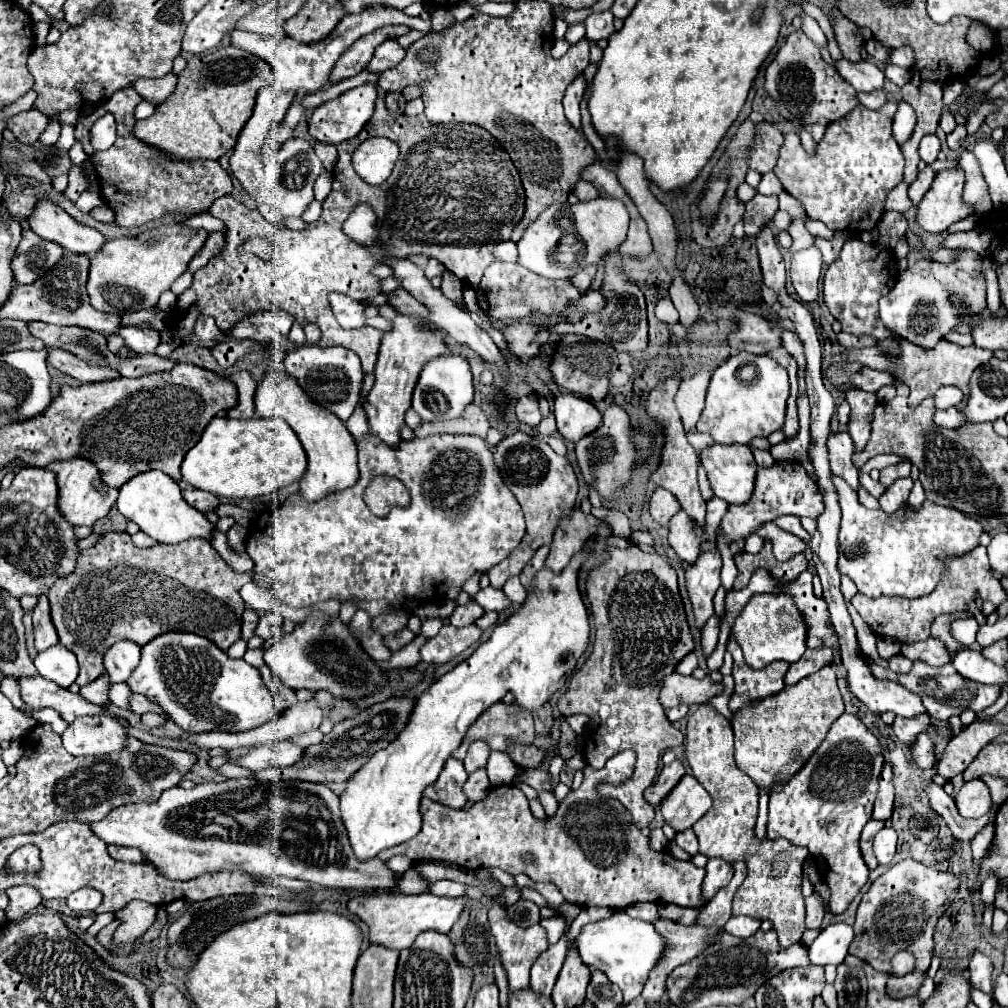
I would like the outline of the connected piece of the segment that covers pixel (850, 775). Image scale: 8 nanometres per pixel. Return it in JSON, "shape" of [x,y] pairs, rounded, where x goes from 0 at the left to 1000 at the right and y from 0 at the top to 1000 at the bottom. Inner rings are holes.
{"shape":[[[838,706],[826,716],[820,732],[799,756],[799,760],[791,768],[787,768],[787,772],[781,772],[779,776],[773,776],[771,780],[767,780],[767,786],[765,786],[761,831],[767,831],[767,833],[781,831],[785,837],[799,839],[805,845],[813,867],[824,881],[822,903],[826,907],[838,905],[844,893],[862,873],[862,861],[858,859],[852,845],[852,827],[856,819],[864,813],[864,804],[866,804],[866,796],[872,782],[870,774],[872,774],[874,762],[876,762],[874,736],[860,724],[860,720],[850,710]]]}

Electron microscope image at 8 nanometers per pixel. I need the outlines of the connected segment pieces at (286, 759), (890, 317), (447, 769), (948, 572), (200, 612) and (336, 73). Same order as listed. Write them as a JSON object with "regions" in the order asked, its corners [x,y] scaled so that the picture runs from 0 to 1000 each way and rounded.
{"regions":[[[[271,736],[267,740],[251,742],[245,750],[239,750],[239,752],[233,752],[233,754],[229,754],[225,750],[211,752],[209,760],[217,762],[223,756],[231,756],[231,758],[237,758],[241,762],[247,762],[247,764],[255,766],[255,764],[273,762],[273,760],[291,760],[293,756],[297,756],[301,746],[303,746],[301,742],[297,742],[297,740],[289,738],[289,736]]],[[[949,246],[949,256],[945,260],[910,258],[892,272],[888,286],[872,298],[872,313],[876,321],[916,347],[926,347],[934,335],[951,323],[953,312],[967,313],[979,306],[973,264],[975,256],[961,246]]],[[[445,752],[434,772],[432,778],[424,780],[420,790],[438,796],[447,802],[459,802],[463,798],[463,792],[459,788],[459,778],[463,774],[463,766],[459,762],[459,756],[453,752]]],[[[977,542],[965,544],[957,554],[941,554],[938,558],[938,573],[934,579],[930,579],[930,585],[926,585],[920,591],[900,595],[900,593],[890,593],[890,591],[874,591],[874,593],[860,593],[856,589],[848,589],[844,599],[848,601],[850,607],[856,607],[856,615],[862,619],[862,623],[872,629],[880,631],[886,635],[892,635],[894,639],[906,639],[922,633],[922,623],[928,611],[938,609],[938,607],[959,607],[959,599],[973,593],[973,595],[983,595],[987,601],[999,595],[997,585],[993,583],[991,575],[985,573],[983,562],[979,556],[979,546]]],[[[104,528],[98,532],[94,542],[78,550],[76,565],[72,565],[72,569],[57,573],[47,587],[47,593],[59,637],[78,655],[80,667],[76,671],[76,679],[84,681],[102,669],[102,647],[122,633],[142,641],[162,627],[191,627],[211,635],[221,647],[225,647],[225,643],[239,633],[239,609],[243,599],[237,591],[237,583],[249,573],[249,567],[233,569],[215,546],[199,534],[189,534],[178,540],[136,544],[126,528]]],[[[380,26],[364,36],[358,36],[350,46],[346,46],[346,50],[342,50],[342,54],[336,58],[334,65],[330,65],[330,81],[328,83],[338,81],[338,79],[362,69],[366,60],[370,58],[372,48],[378,42],[382,42],[386,38],[394,38],[394,36],[404,34],[404,32],[406,32],[404,26]]]]}

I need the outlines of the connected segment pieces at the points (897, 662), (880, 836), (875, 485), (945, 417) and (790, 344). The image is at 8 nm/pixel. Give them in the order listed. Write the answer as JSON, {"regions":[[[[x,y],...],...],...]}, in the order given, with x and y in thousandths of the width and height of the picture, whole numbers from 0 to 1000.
{"regions":[[[[888,649],[882,653],[882,663],[886,667],[902,667],[904,661],[906,661],[906,657],[902,653],[898,653],[896,649]]],[[[884,819],[874,821],[866,833],[866,843],[872,857],[880,859],[886,853],[888,843],[890,843],[890,825]]],[[[856,470],[854,472],[854,480],[862,486],[862,490],[864,492],[868,492],[868,494],[872,494],[880,484],[878,482],[874,482],[874,478],[870,478],[870,476],[866,476],[862,470]]],[[[945,403],[939,407],[930,407],[926,413],[926,419],[934,425],[951,425],[957,421],[957,415],[953,411],[953,403]]],[[[777,327],[777,345],[787,351],[787,355],[791,357],[793,361],[793,389],[799,389],[799,353],[797,353],[797,343],[795,343],[795,337],[791,331],[785,331],[785,329],[779,329]]]]}

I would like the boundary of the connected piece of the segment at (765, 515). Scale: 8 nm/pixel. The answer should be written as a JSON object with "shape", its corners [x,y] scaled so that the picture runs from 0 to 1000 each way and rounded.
{"shape":[[[769,458],[765,464],[753,464],[751,468],[751,478],[749,478],[749,488],[745,492],[743,498],[733,500],[733,502],[723,502],[721,510],[715,516],[715,530],[710,537],[710,542],[714,545],[716,551],[715,563],[715,580],[720,586],[727,583],[727,578],[731,572],[732,566],[729,559],[723,559],[723,540],[733,536],[733,534],[741,534],[747,530],[747,526],[751,526],[751,522],[757,522],[759,518],[767,518],[773,512],[779,510],[787,510],[787,512],[801,512],[811,516],[814,506],[818,506],[816,498],[814,498],[814,490],[811,486],[809,476],[805,476],[799,468],[799,464],[793,458]]]}

